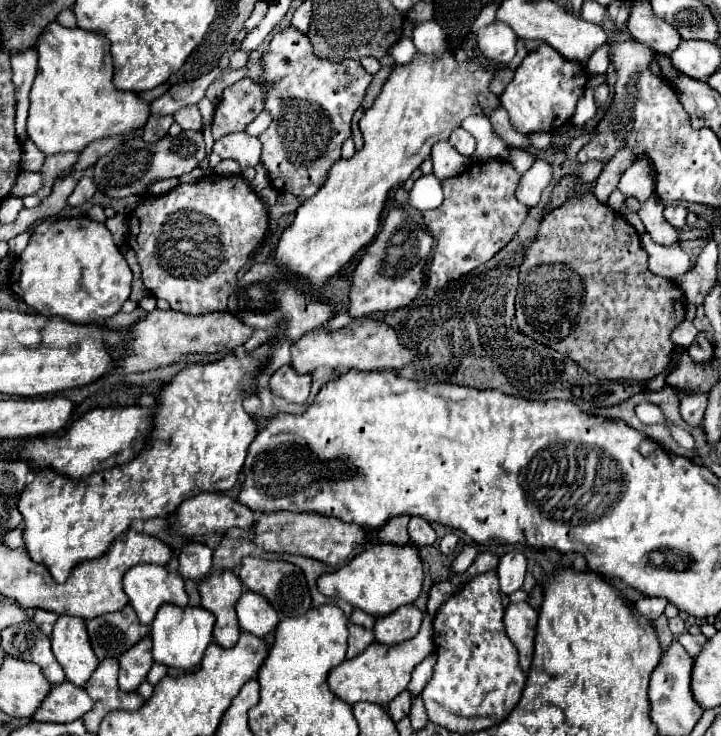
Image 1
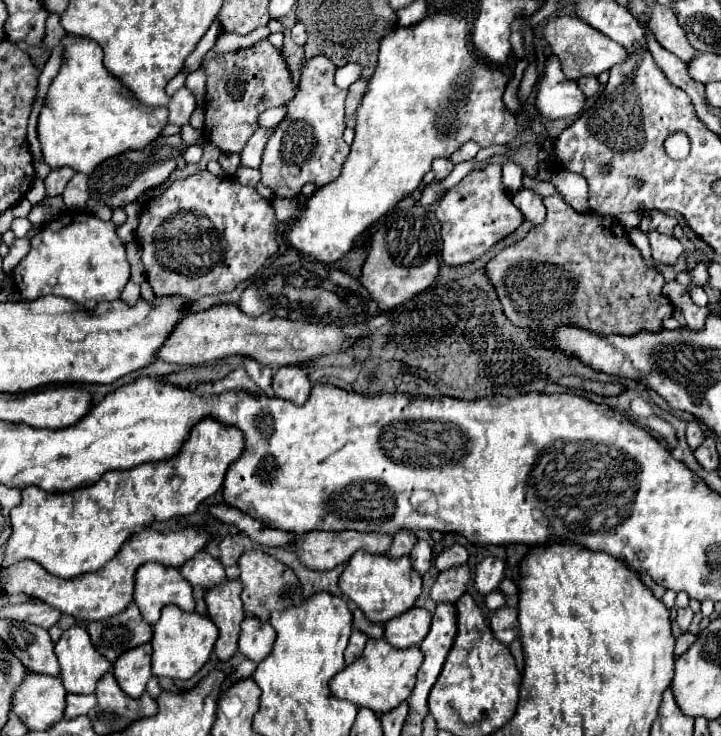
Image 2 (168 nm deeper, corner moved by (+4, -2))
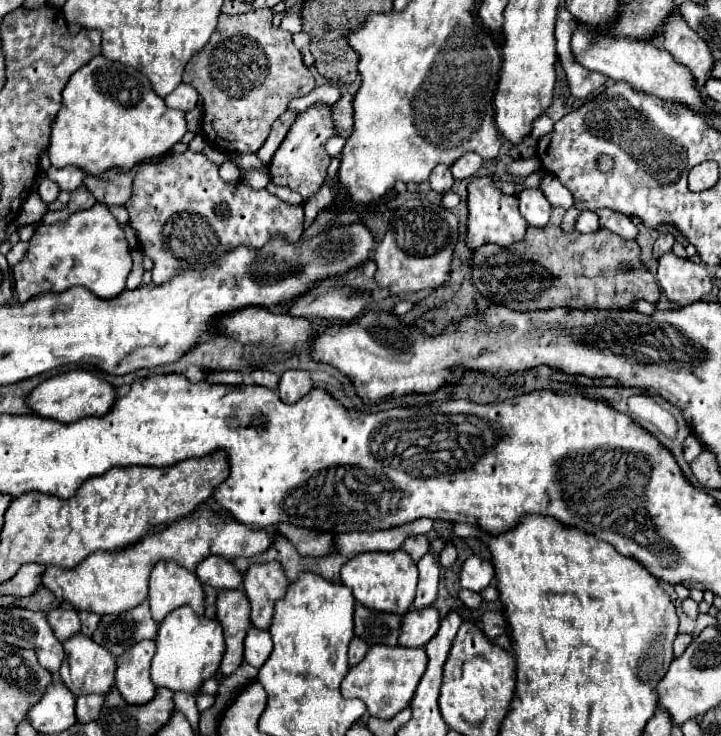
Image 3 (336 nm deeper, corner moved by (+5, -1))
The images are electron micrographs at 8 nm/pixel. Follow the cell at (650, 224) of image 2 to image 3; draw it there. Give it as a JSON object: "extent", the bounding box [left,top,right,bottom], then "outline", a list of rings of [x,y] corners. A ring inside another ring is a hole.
{"extent":[653,233,675,259],"outline":[[[661,233],[661,235],[657,237],[655,245],[653,245],[653,255],[655,255],[655,259],[657,259],[657,257],[661,257],[663,253],[671,251],[673,243],[675,243],[675,237],[673,237],[671,233]]]}

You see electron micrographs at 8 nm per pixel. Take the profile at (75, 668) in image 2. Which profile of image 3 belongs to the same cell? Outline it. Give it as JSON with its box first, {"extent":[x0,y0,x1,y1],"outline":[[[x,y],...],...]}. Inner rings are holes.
{"extent":[59,633,115,695],"outline":[[[81,633],[63,641],[63,649],[65,659],[59,675],[73,695],[107,693],[111,689],[115,681],[115,659],[107,649]]]}

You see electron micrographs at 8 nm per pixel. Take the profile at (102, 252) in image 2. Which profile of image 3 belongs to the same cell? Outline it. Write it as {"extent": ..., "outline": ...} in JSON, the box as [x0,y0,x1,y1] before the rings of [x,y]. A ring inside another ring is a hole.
{"extent":[13,203,133,301],"outline":[[[97,203],[91,209],[73,213],[61,223],[37,225],[25,259],[13,267],[15,293],[19,301],[29,301],[45,291],[61,293],[83,285],[97,297],[111,299],[125,289],[131,265],[133,261],[121,225],[109,213],[107,205]]]}

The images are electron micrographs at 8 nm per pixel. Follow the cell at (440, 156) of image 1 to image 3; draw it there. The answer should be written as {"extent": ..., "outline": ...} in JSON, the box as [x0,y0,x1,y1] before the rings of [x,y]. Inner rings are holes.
{"extent":[429,165,453,193],"outline":[[[437,165],[429,177],[429,185],[433,191],[439,191],[439,193],[447,193],[453,185],[453,175],[449,171],[449,167],[445,165]]]}

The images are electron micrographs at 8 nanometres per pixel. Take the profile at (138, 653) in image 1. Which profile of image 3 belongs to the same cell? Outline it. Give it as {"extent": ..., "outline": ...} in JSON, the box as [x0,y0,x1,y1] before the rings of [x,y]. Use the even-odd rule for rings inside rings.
{"extent":[115,641,155,705],"outline":[[[139,641],[117,659],[115,687],[131,705],[143,705],[153,699],[155,683],[149,675],[155,641]]]}

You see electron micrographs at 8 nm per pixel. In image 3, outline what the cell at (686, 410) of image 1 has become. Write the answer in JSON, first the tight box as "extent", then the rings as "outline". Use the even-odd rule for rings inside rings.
{"extent":[683,435,703,463],"outline":[[[689,435],[689,437],[685,439],[685,443],[683,443],[683,451],[685,451],[687,463],[691,463],[691,461],[703,451],[703,445],[701,445],[701,441],[699,441],[695,435]]]}

